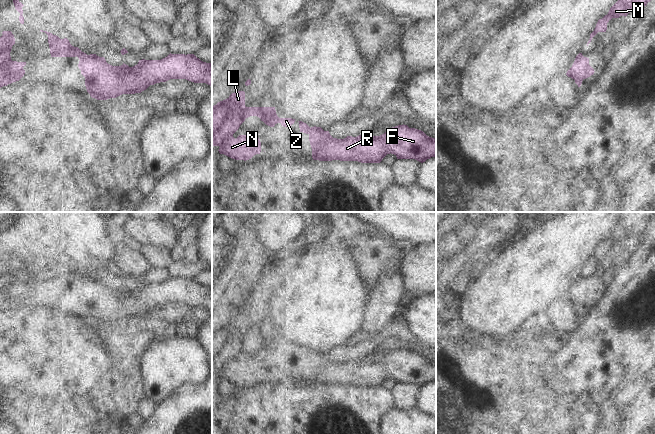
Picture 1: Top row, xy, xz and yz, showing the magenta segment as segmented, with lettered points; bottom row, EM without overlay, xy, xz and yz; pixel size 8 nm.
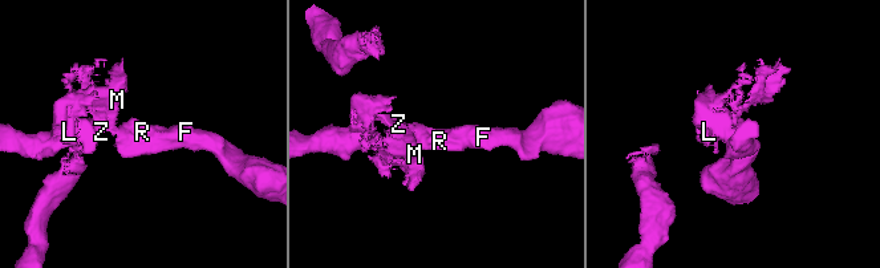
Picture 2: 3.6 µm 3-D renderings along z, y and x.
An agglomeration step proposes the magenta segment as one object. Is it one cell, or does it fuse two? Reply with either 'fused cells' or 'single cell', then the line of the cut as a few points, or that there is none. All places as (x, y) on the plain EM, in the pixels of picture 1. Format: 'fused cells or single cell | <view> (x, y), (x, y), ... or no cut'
single cell | no cut

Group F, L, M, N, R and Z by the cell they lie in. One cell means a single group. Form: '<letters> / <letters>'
F L M N R Z

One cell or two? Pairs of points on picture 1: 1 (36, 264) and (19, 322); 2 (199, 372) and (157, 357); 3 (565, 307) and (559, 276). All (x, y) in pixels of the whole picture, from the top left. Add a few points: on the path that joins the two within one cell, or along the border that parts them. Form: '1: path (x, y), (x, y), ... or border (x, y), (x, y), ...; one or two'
1: border (47, 307), (18, 307), (10, 310); two
2: path (189, 364), (167, 363); one
3: border (565, 297), (558, 301); two

